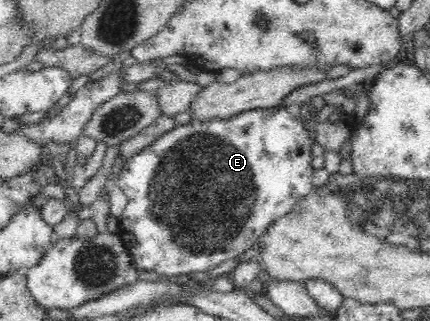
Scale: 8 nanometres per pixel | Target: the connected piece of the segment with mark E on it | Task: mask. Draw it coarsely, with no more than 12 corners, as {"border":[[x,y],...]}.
{"border":[[285,106],[191,120],[124,161],[116,234],[184,277],[315,185]]}

